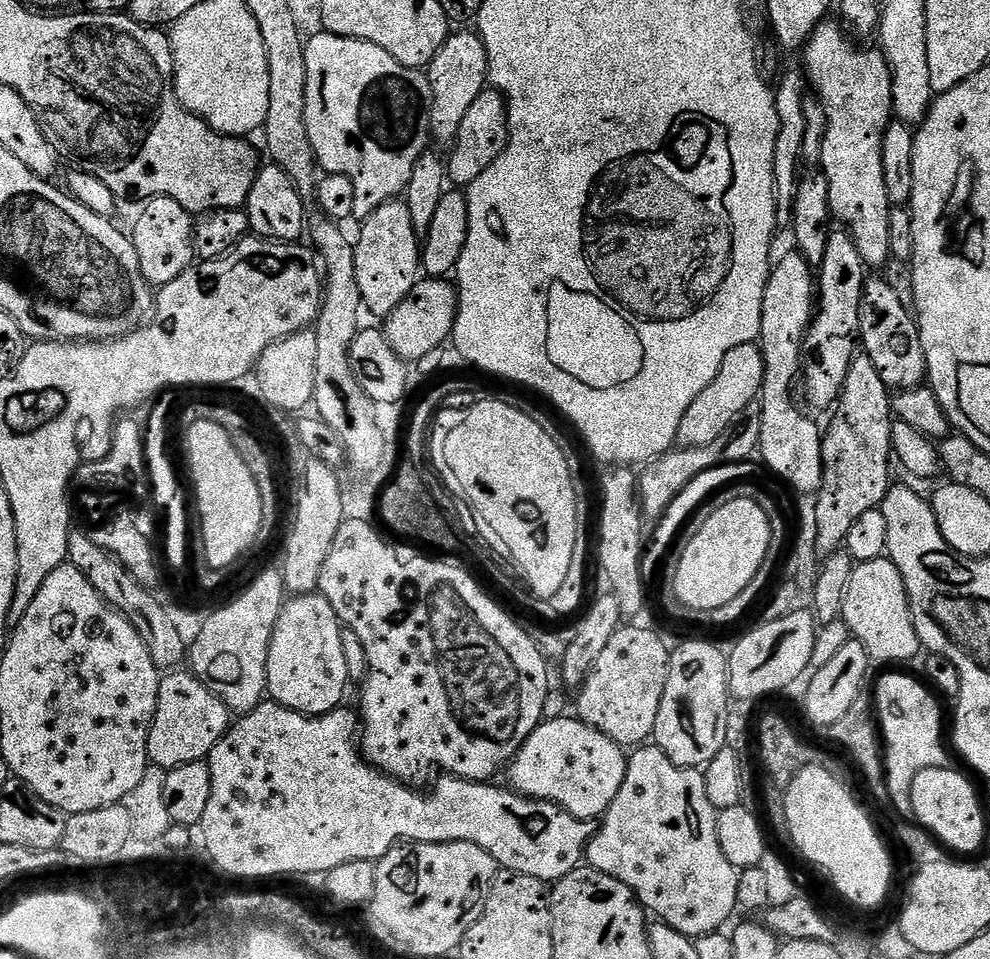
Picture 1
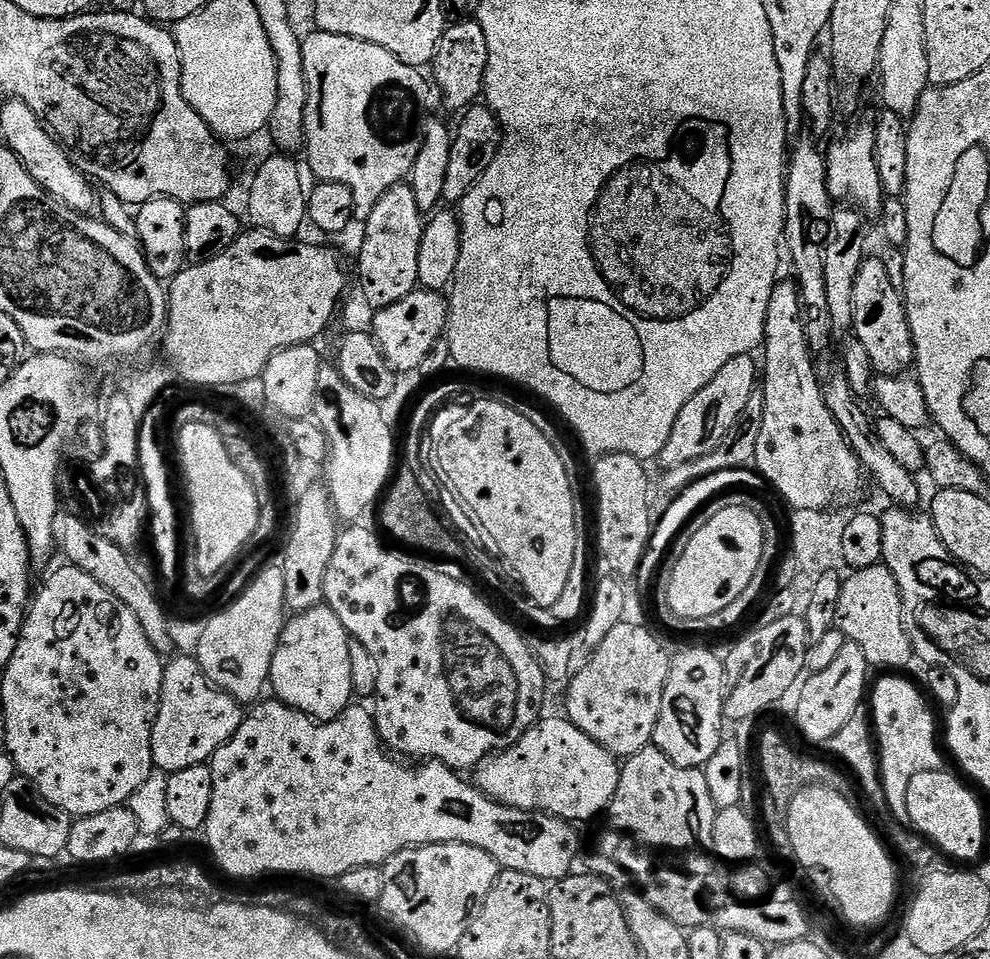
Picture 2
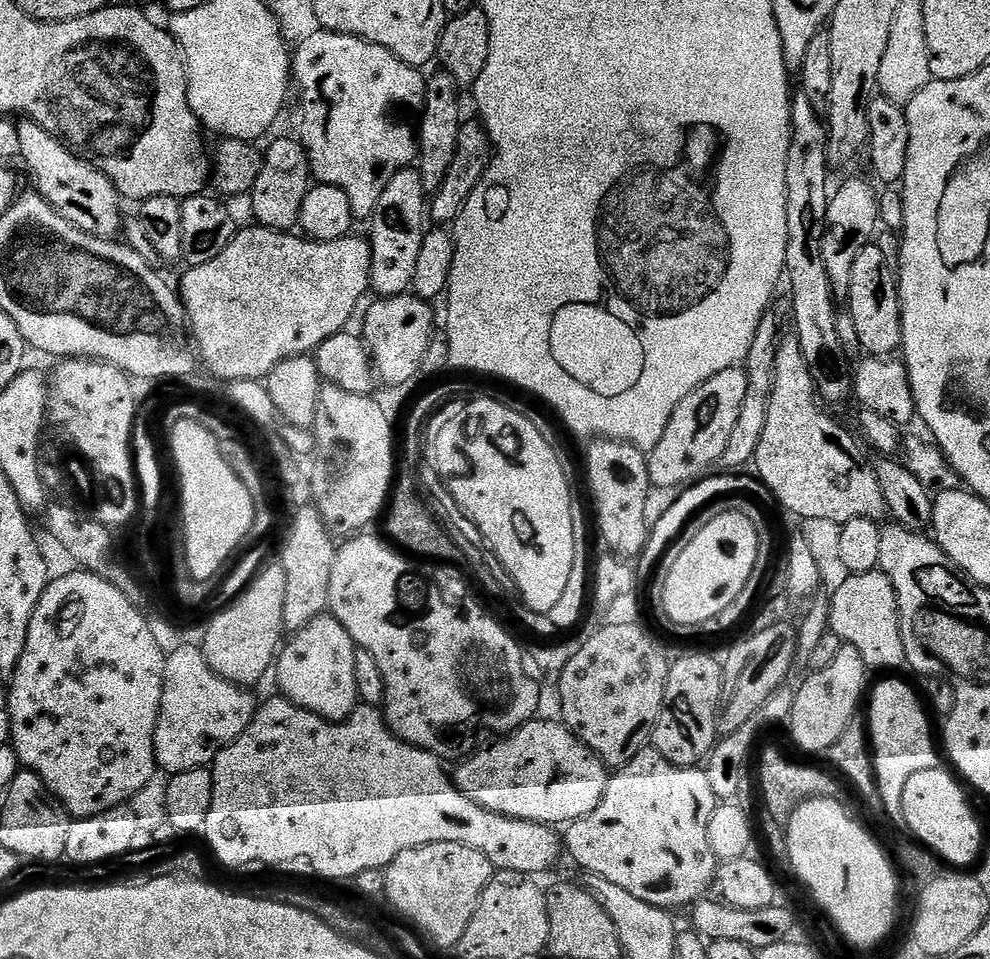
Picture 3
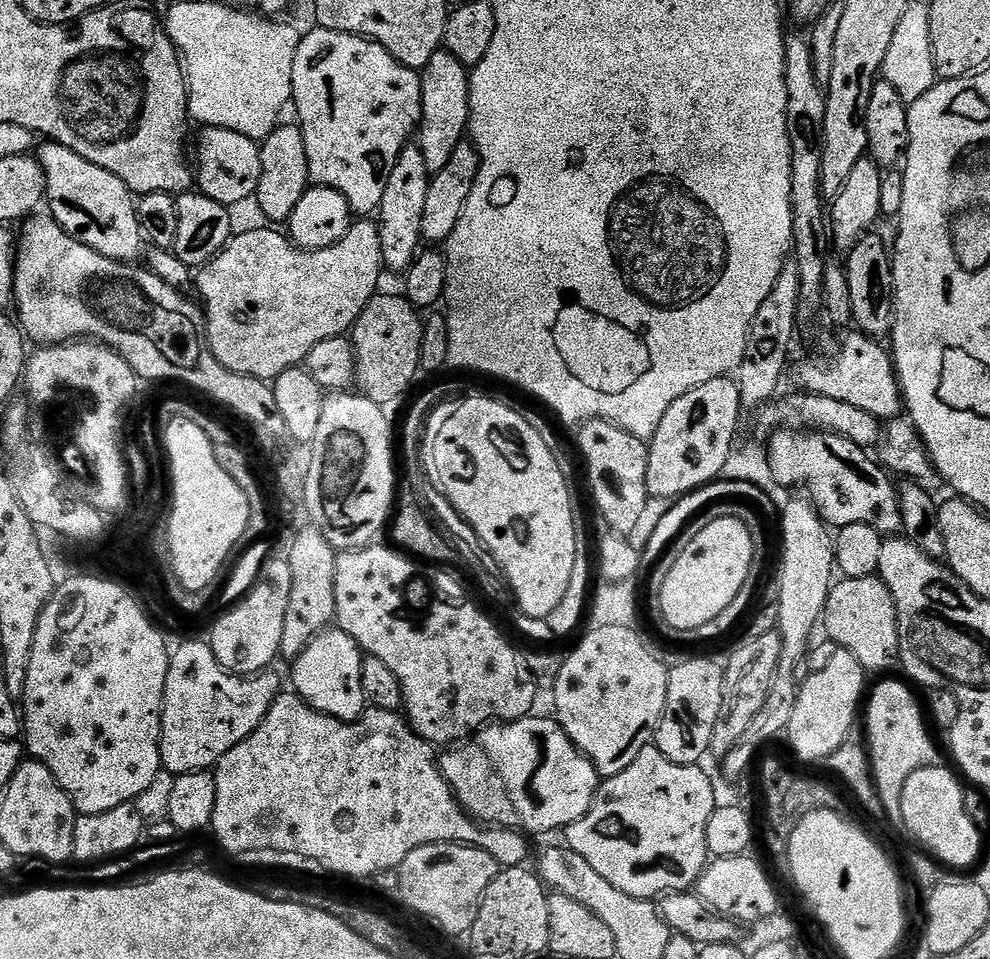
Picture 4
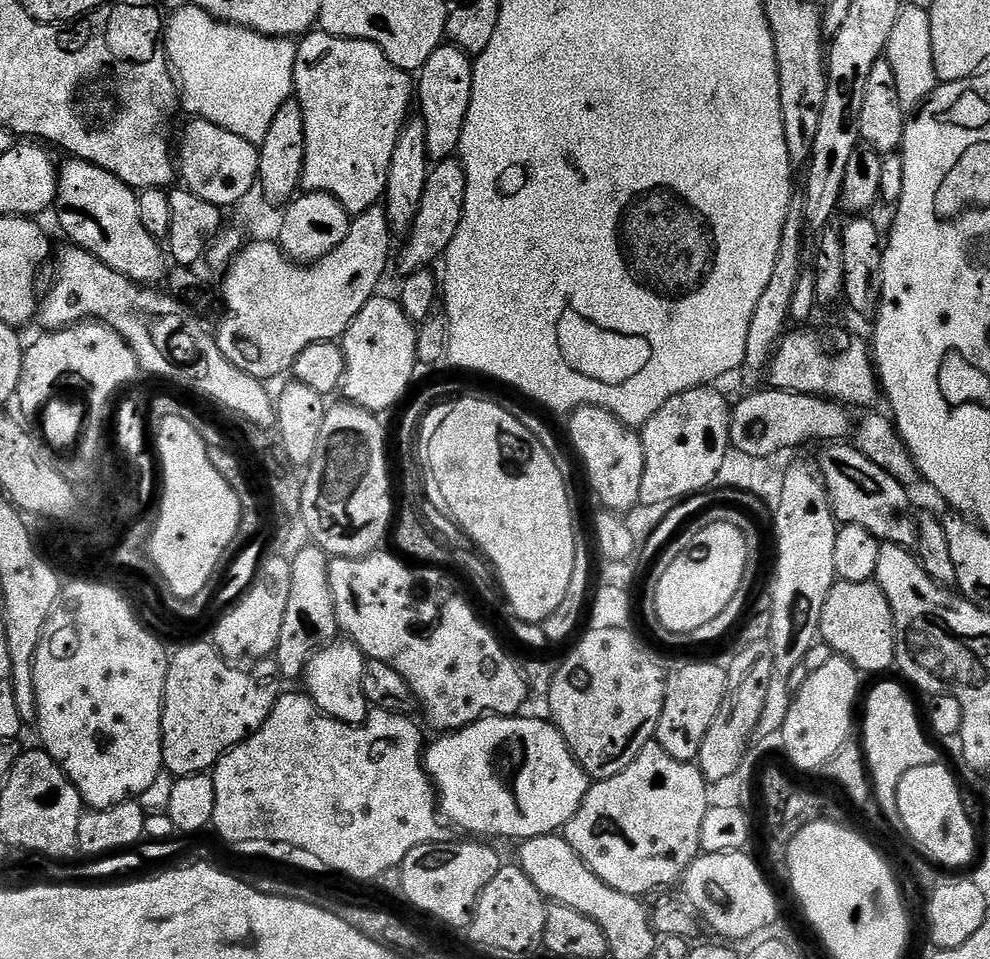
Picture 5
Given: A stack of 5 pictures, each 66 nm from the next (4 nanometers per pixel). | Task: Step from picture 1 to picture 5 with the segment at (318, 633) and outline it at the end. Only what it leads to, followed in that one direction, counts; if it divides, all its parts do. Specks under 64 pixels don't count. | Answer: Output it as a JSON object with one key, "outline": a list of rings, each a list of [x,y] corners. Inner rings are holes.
{"outline":[[[333,642],[327,648],[320,649],[319,652],[313,656],[311,662],[308,663],[308,670],[304,673],[303,683],[308,683],[306,687],[307,695],[311,696],[316,707],[324,713],[325,716],[332,716],[336,720],[342,721],[344,724],[363,724],[368,719],[370,705],[366,694],[362,690],[362,674],[364,673],[364,666],[366,657],[360,648],[351,642]]]}

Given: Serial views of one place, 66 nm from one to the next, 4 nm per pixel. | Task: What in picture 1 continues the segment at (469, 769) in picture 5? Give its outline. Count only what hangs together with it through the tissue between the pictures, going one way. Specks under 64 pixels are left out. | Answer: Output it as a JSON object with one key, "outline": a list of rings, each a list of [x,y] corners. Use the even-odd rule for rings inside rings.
{"outline":[[[565,714],[557,720],[545,720],[536,727],[508,765],[506,775],[511,791],[531,800],[557,804],[574,818],[592,822],[603,817],[618,790],[622,790],[627,769],[625,749],[597,728]]]}

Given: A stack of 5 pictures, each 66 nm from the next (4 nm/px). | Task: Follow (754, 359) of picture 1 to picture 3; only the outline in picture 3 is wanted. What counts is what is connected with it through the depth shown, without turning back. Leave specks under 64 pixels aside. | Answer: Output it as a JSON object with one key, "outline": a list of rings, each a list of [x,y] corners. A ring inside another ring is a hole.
{"outline":[[[743,367],[727,368],[678,402],[678,410],[674,410],[670,422],[666,422],[666,430],[658,446],[654,446],[646,456],[651,487],[683,489],[699,481],[711,464],[719,465],[726,442],[730,442],[730,434],[734,434],[734,426],[738,426],[747,385],[748,376]]]}

